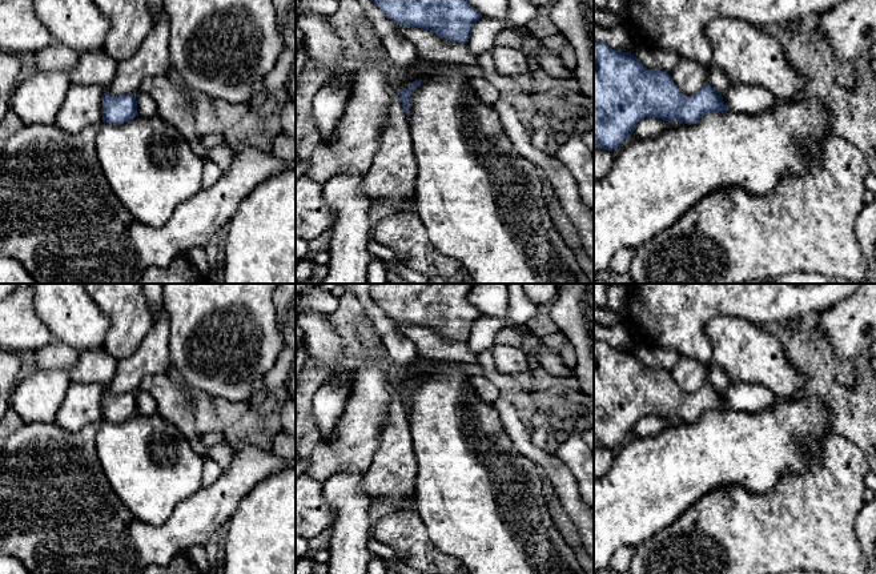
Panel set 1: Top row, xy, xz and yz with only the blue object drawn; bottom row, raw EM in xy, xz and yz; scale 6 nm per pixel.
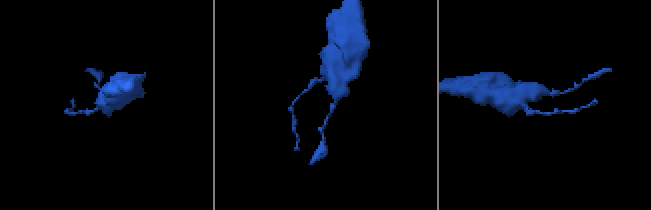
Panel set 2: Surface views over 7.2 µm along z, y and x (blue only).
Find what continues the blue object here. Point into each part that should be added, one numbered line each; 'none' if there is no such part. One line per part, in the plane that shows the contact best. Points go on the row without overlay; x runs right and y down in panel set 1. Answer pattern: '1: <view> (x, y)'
none

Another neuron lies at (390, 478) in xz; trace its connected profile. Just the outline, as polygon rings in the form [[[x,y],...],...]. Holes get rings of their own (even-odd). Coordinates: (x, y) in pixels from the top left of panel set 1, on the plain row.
[[[394,388],[379,446],[362,478],[363,494],[371,503],[389,503],[397,510],[414,509],[403,502],[414,494],[417,471],[410,424],[398,388]]]

